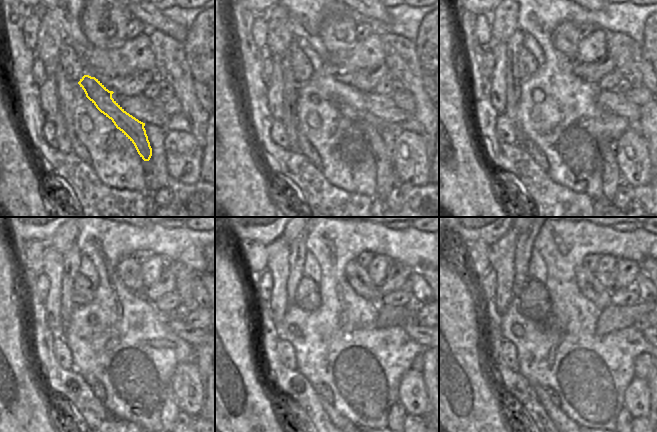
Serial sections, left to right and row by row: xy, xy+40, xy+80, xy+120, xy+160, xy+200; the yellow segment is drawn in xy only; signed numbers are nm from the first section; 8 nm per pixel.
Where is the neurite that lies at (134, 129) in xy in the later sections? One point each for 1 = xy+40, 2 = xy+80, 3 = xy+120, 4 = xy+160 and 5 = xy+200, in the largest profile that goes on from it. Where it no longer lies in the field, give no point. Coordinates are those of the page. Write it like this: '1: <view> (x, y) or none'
1: xy+40 (385, 173)
2: xy+80 (612, 178)
3: xy+120 (170, 410)
4: xy+160 (397, 414)
5: xy+200 (624, 420)

